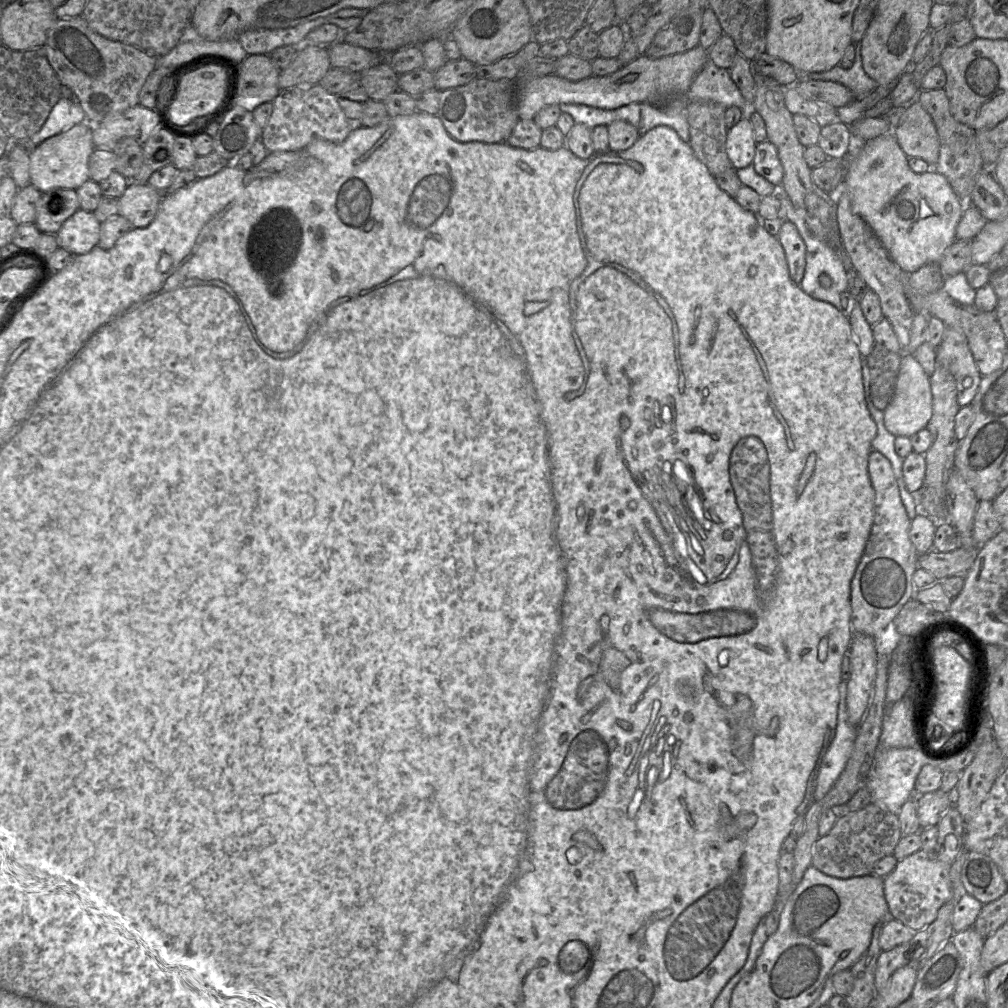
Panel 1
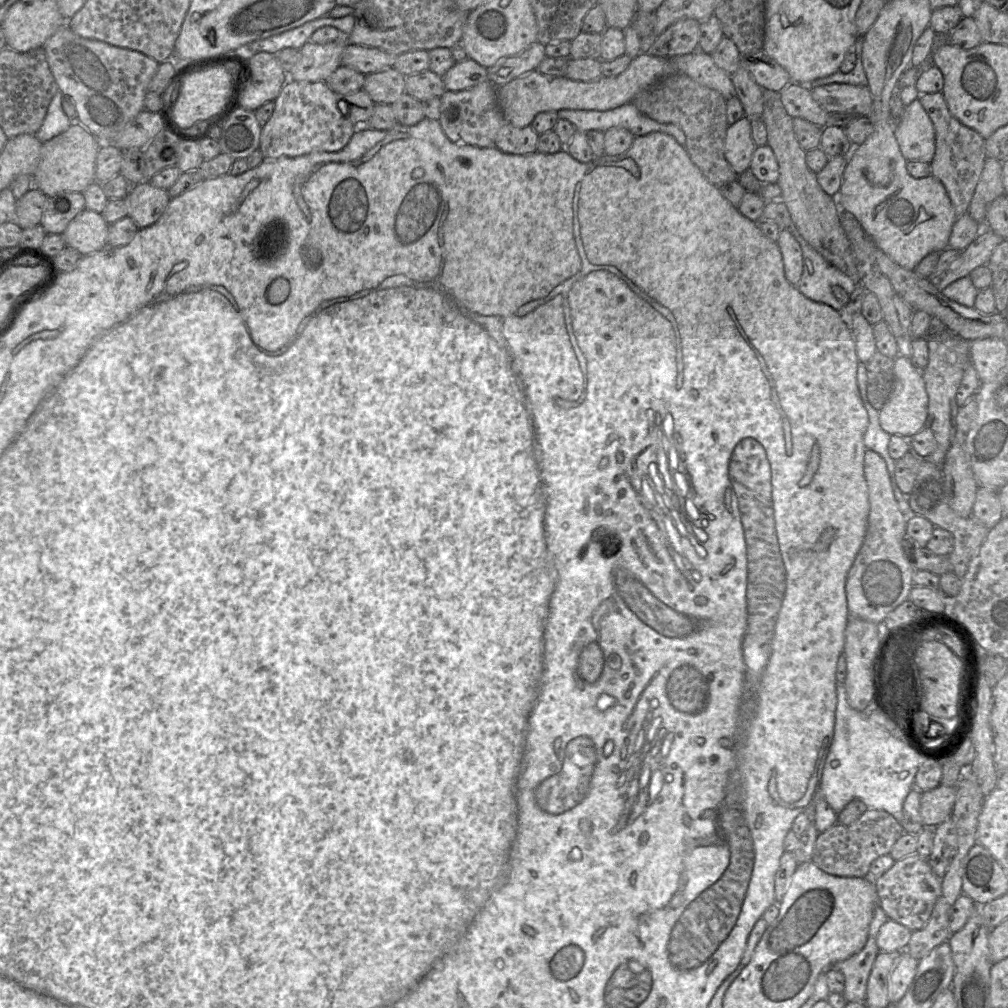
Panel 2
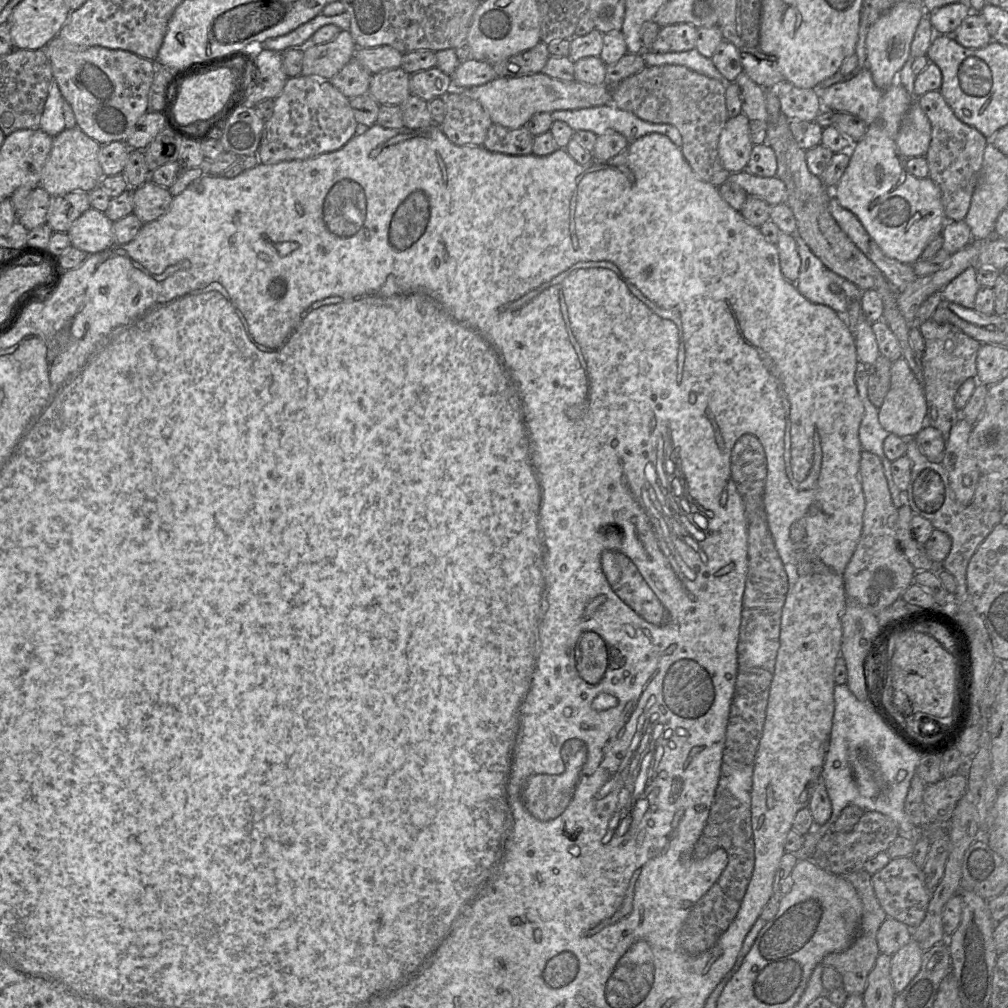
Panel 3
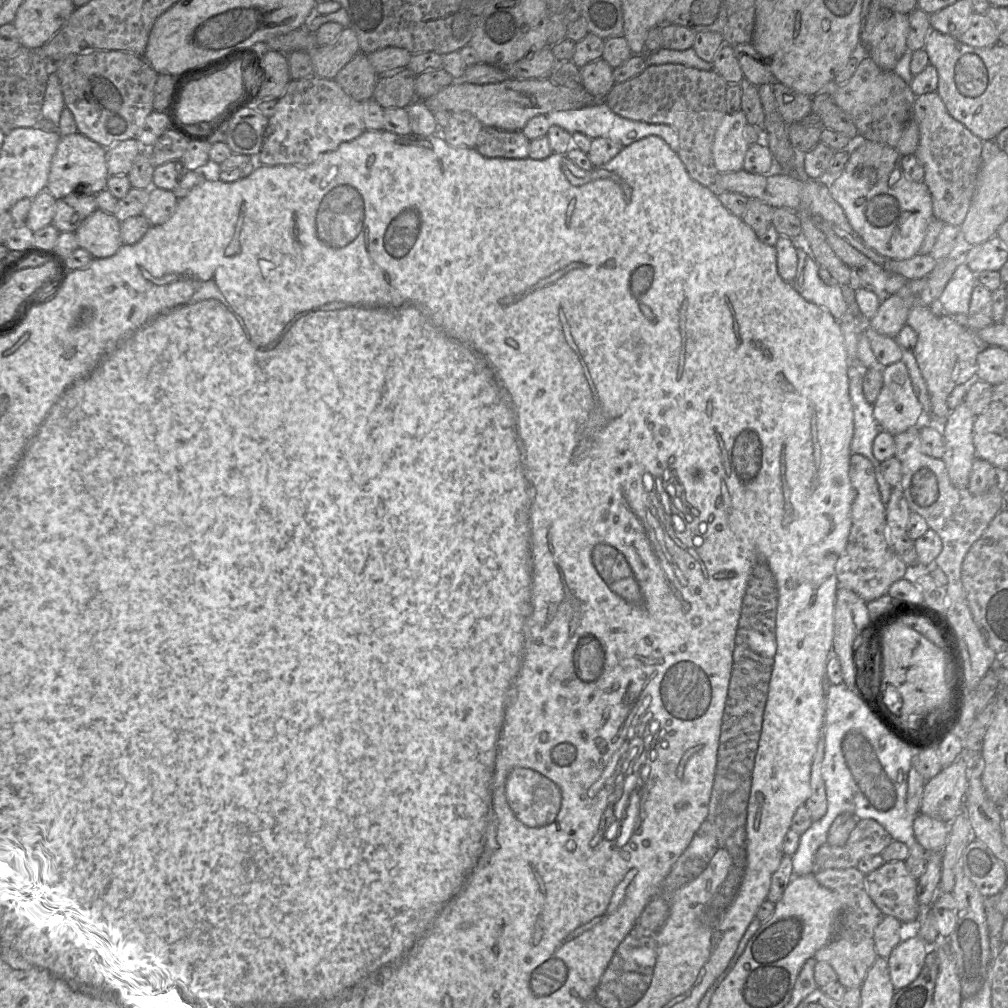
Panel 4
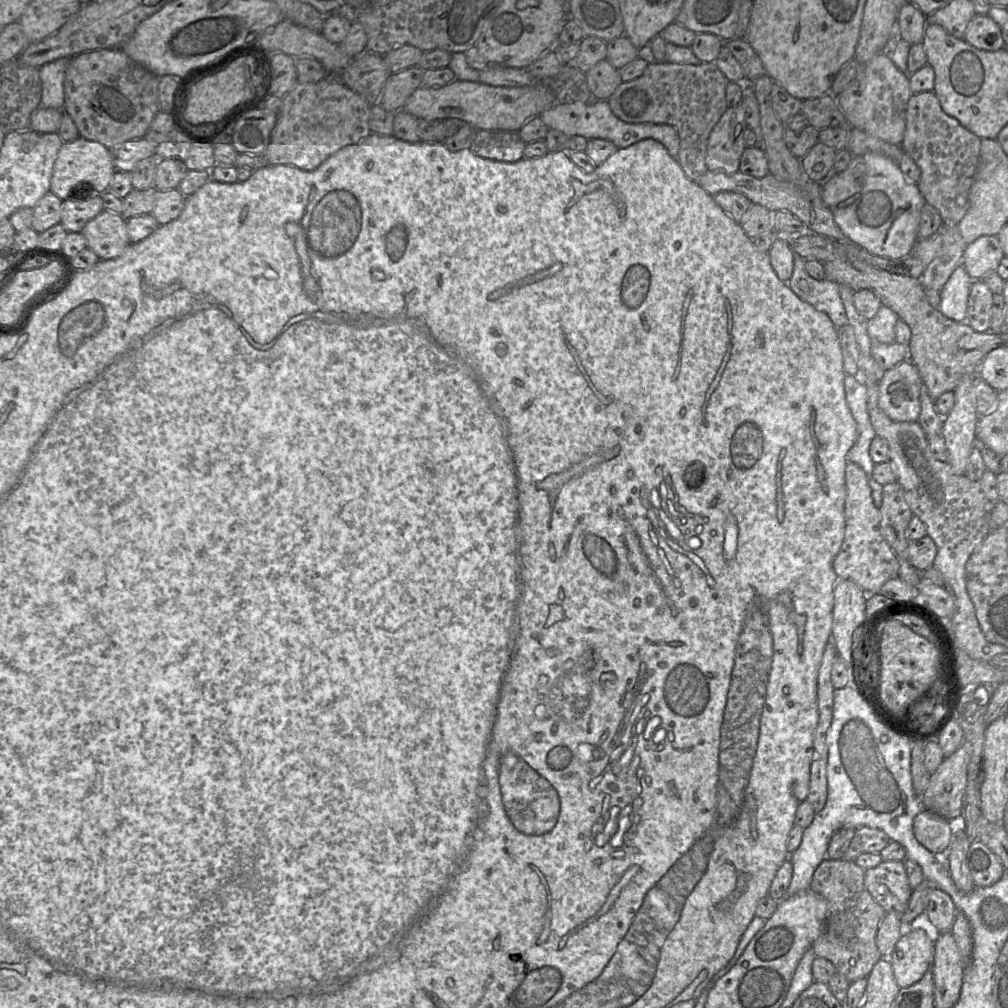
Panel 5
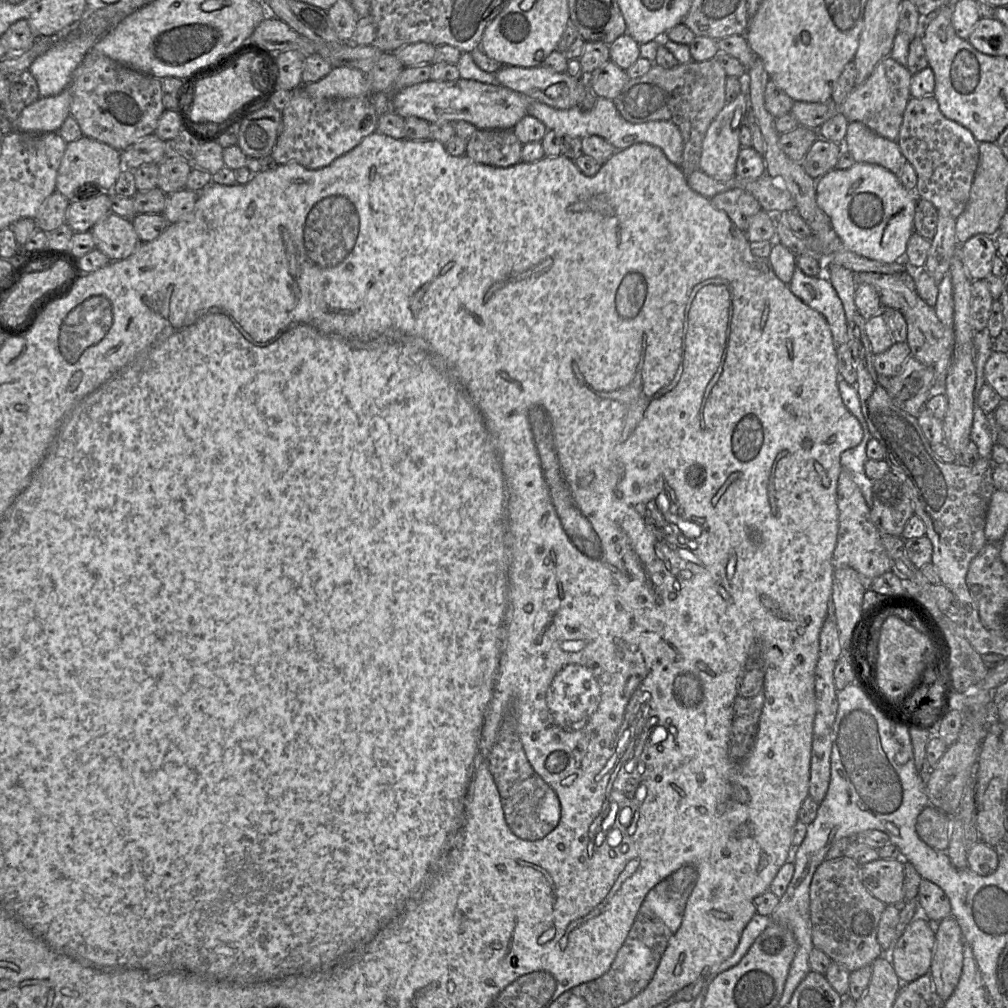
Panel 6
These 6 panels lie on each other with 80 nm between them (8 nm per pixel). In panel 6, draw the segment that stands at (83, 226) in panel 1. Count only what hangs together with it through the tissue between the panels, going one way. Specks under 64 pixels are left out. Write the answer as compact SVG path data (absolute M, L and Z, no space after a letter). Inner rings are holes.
M108 213L91 229L96 248L105 253L111 261L129 257L141 243L132 219Z

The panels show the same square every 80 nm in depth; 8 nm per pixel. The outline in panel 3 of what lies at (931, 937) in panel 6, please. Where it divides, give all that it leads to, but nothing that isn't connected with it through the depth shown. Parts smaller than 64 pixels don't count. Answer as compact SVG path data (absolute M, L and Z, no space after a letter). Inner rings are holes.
M911 940L891 956L890 975L896 993L900 993L919 972L923 952Z

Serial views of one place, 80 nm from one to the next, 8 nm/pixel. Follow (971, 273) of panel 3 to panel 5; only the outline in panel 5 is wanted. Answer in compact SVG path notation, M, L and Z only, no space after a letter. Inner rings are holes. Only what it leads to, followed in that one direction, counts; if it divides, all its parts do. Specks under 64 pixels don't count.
M963 265L957 266L940 291L940 311L956 322L966 322L968 299L974 280Z

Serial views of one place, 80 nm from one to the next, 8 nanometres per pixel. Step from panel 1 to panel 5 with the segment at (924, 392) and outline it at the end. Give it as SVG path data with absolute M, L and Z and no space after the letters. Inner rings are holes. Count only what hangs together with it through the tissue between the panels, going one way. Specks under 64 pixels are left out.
M904 360L879 380L880 409L895 422L918 421L923 381L916 366Z

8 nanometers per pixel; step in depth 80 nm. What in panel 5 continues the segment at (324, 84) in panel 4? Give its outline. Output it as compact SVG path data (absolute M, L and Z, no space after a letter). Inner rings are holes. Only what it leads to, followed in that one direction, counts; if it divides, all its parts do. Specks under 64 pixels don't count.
M328 73L316 83L297 83L283 97L282 110L263 155L270 165L315 170L343 147L356 144L372 133L370 108L365 98Z

